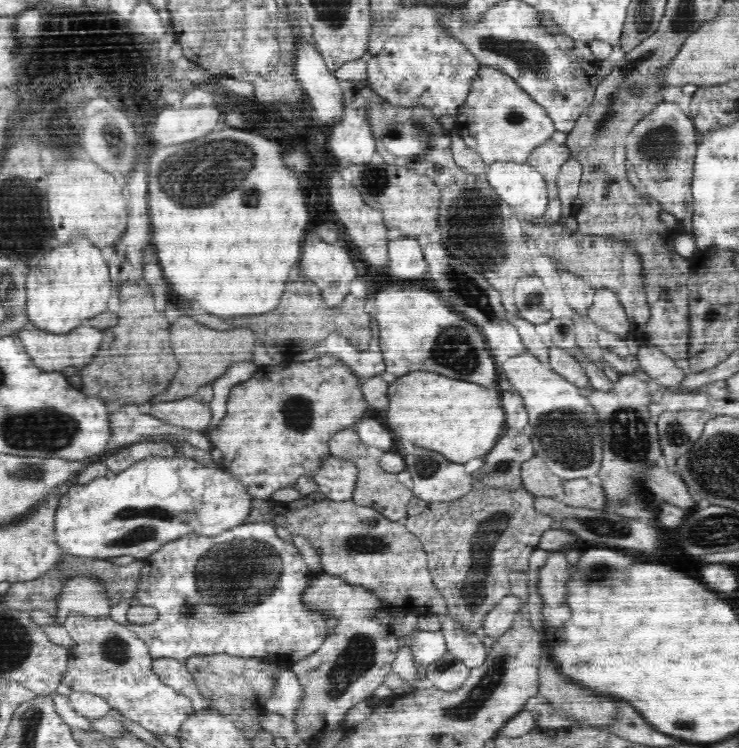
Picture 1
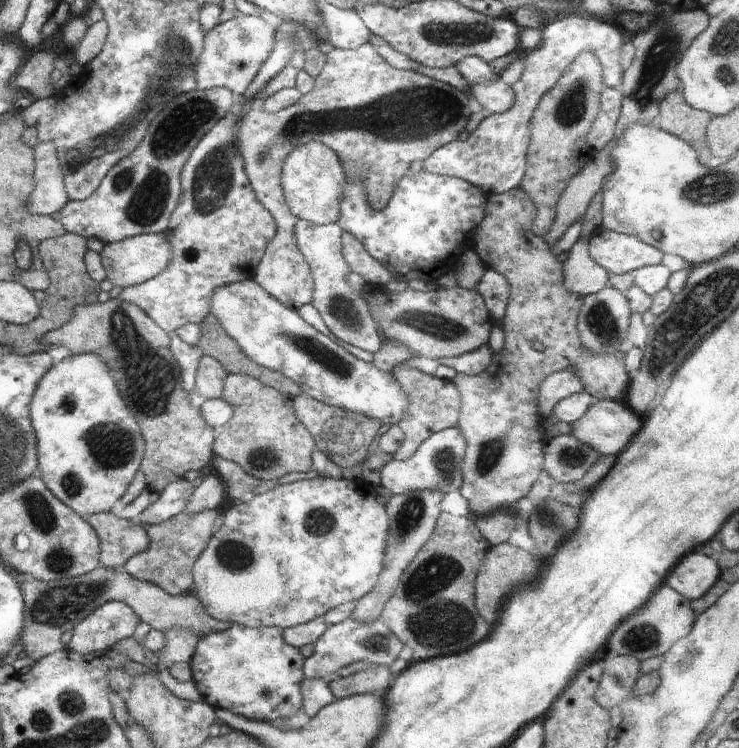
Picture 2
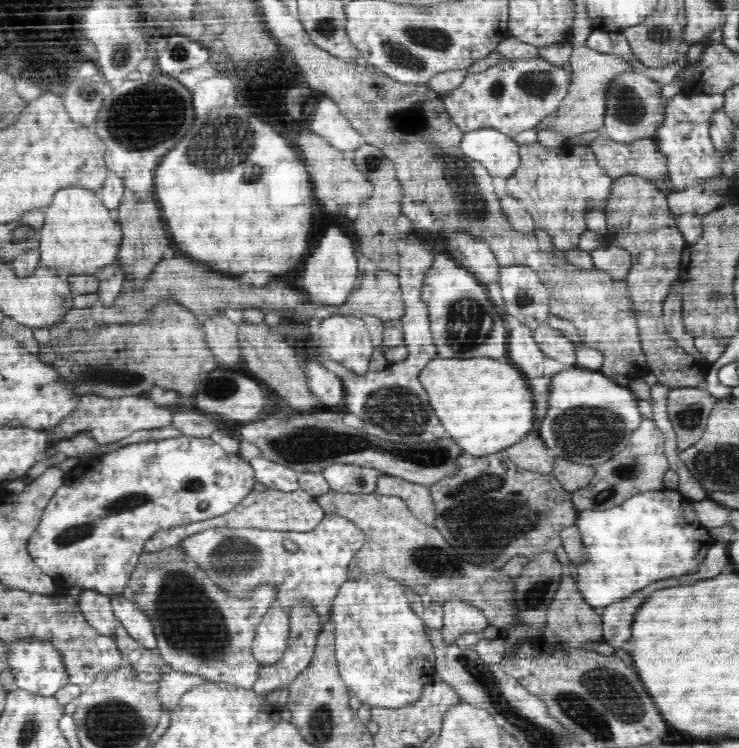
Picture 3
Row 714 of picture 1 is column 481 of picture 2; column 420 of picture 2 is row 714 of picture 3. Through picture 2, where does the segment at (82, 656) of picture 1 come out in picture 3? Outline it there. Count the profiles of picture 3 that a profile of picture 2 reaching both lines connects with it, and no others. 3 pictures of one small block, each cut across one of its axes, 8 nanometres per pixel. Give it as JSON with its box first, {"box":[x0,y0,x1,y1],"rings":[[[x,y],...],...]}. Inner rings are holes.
{"box":[157,670,205,718],"rings":[[[171,670],[163,675],[157,688],[157,698],[161,699],[164,718],[168,718],[169,712],[176,708],[181,696],[192,689],[193,686],[204,684],[205,678],[197,674],[188,674]]]}

